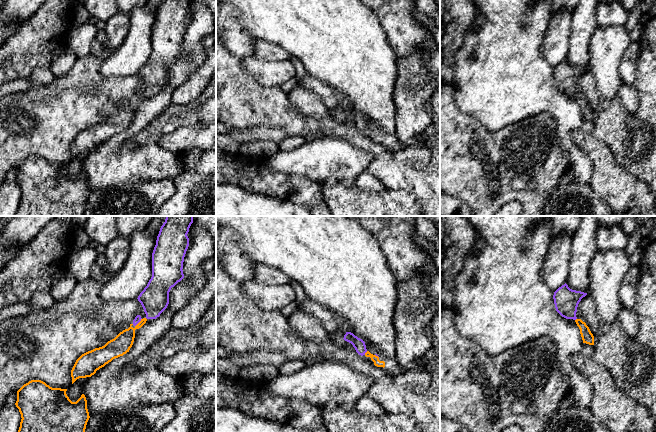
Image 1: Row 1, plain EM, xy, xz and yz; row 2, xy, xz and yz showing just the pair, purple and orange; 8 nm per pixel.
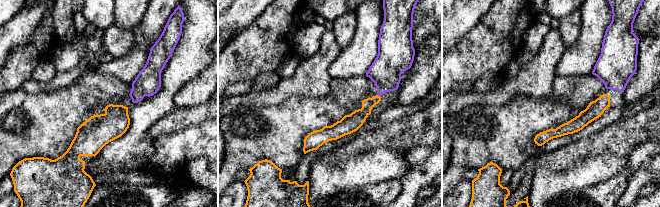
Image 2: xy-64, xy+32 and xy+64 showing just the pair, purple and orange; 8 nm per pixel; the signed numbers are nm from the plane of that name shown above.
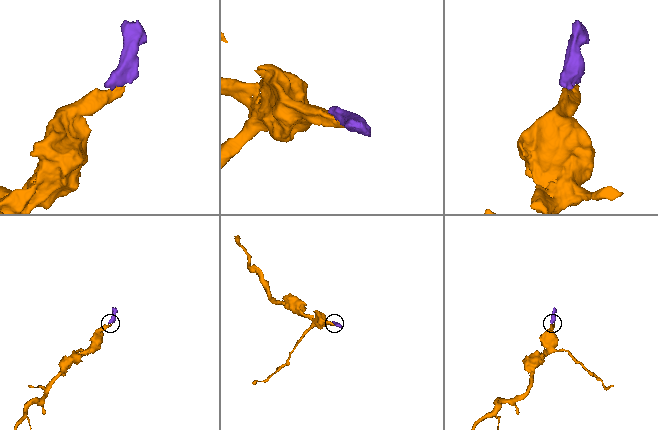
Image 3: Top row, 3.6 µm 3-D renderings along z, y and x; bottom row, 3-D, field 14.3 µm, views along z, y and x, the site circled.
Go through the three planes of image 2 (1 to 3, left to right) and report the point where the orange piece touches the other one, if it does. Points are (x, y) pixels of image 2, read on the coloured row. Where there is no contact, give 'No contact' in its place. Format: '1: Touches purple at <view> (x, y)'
1: No contact
2: Touches purple at xy+32 (379, 95)
3: No contact

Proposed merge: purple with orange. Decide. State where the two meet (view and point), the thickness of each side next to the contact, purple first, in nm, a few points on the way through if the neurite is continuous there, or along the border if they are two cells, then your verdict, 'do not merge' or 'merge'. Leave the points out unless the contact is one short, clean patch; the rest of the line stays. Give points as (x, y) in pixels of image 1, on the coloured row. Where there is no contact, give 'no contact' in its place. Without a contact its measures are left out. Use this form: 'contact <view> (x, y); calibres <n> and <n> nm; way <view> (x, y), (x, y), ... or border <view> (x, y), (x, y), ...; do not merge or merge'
contact xy (139, 321); calibres 50 and 160 nm; way xy (138, 318), (139, 321), (137, 326), (121, 344); merge

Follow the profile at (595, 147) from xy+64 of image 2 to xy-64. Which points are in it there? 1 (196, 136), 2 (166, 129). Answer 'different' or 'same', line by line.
1: different
2: same

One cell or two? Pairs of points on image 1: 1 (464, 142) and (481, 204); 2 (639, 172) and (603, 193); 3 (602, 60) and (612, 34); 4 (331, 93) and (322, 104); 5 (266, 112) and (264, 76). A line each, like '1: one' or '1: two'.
1: one
2: two
3: one
4: two
5: two

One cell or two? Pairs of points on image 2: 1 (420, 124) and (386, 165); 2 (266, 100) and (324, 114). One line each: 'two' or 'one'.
1: two
2: two

